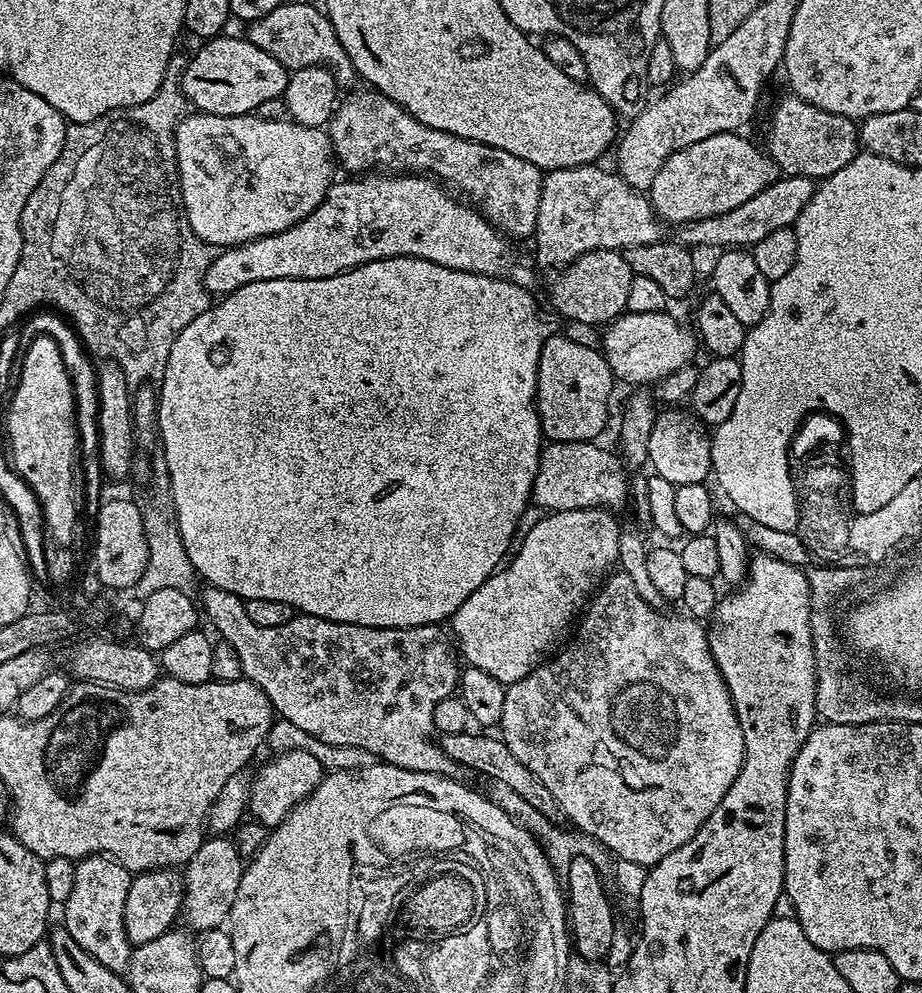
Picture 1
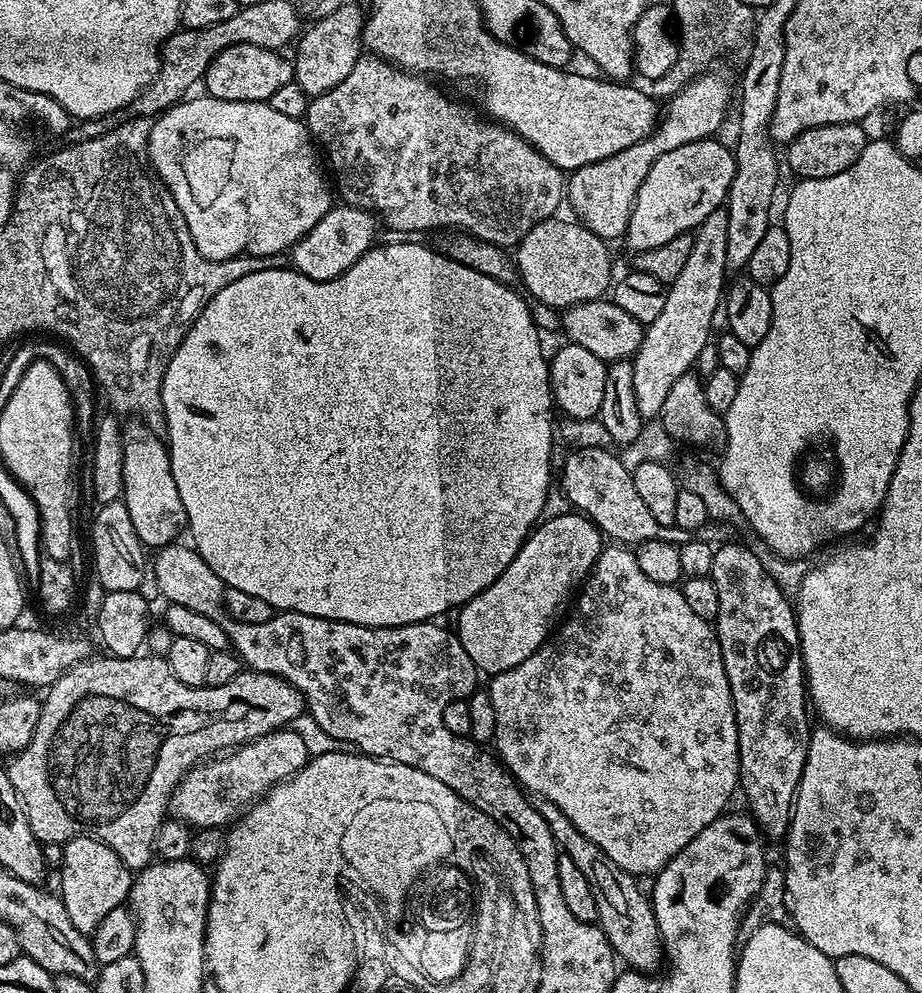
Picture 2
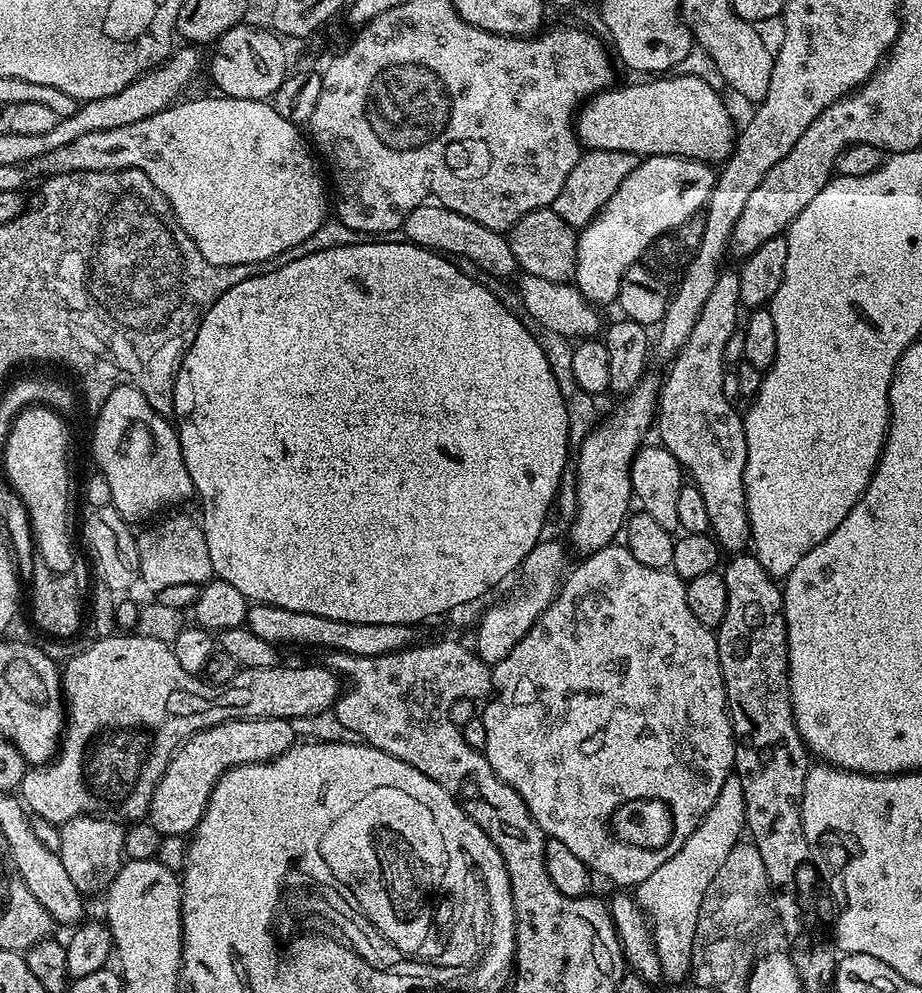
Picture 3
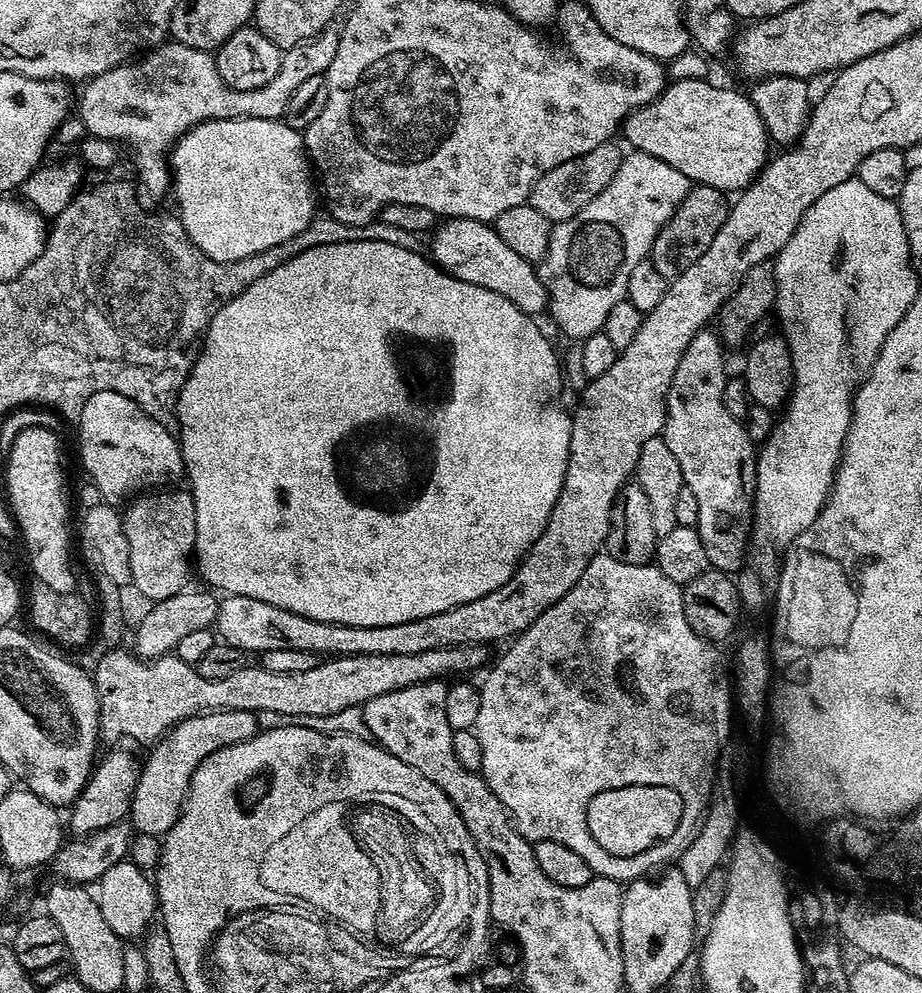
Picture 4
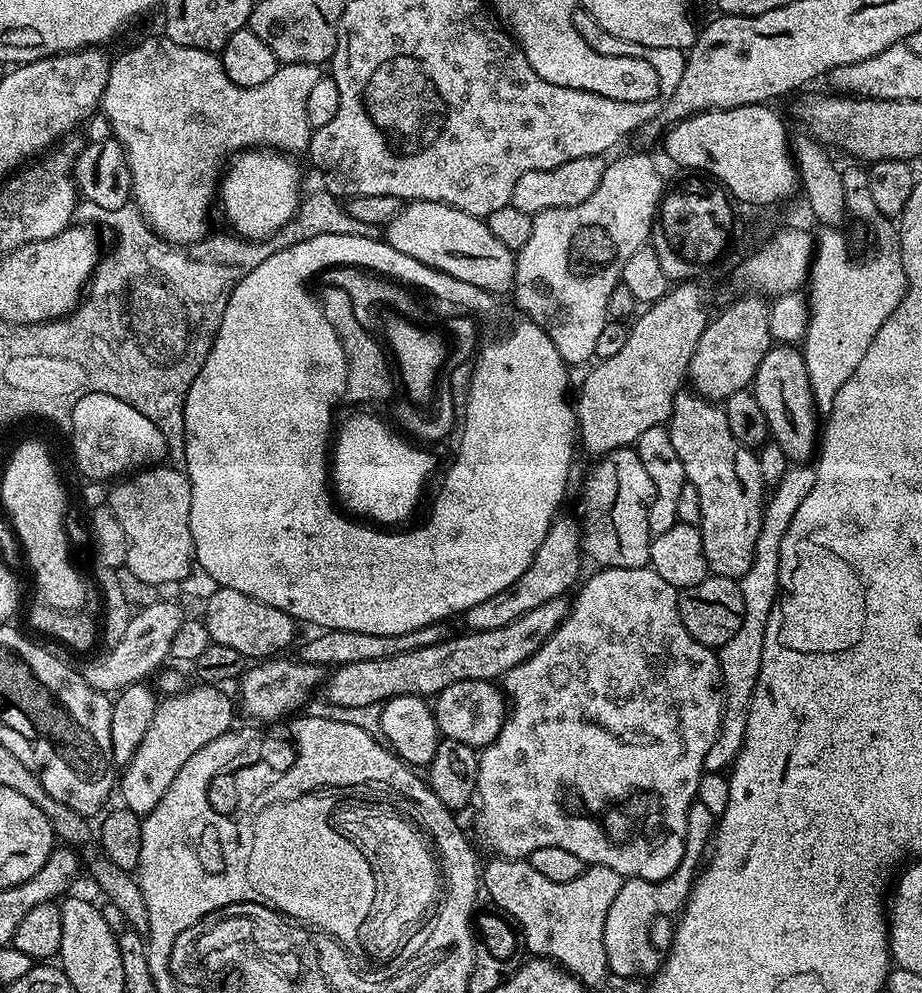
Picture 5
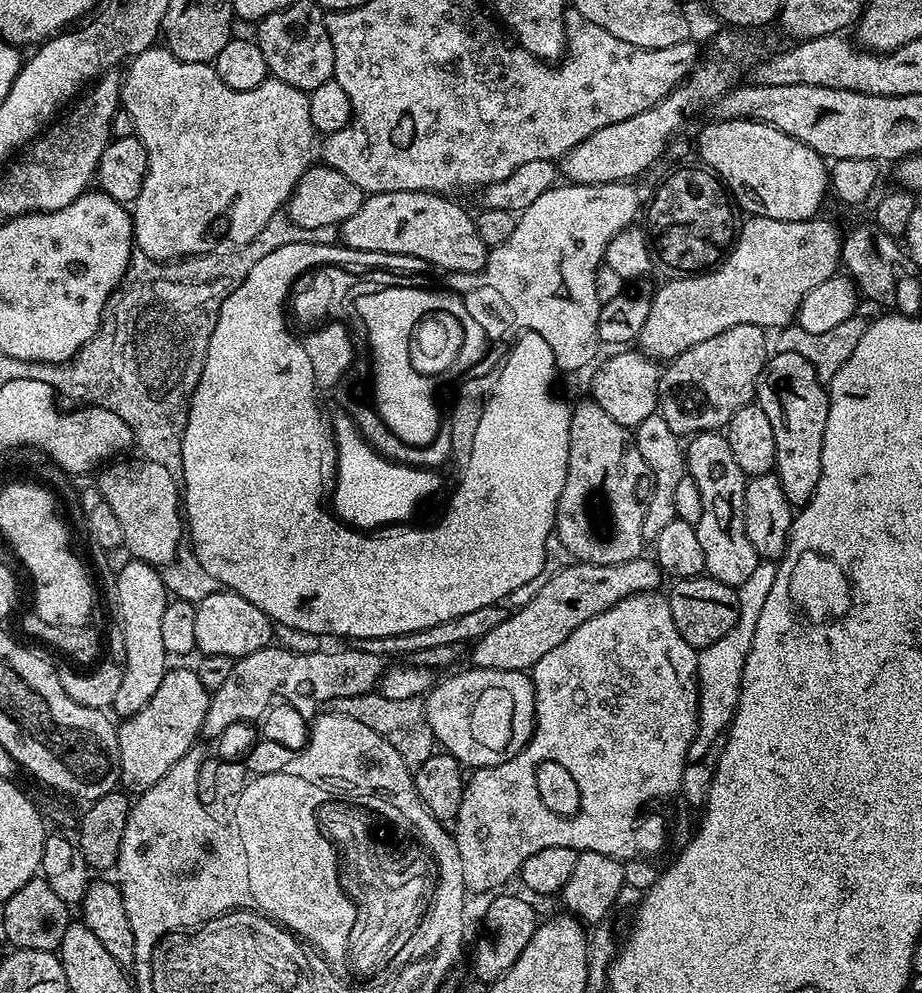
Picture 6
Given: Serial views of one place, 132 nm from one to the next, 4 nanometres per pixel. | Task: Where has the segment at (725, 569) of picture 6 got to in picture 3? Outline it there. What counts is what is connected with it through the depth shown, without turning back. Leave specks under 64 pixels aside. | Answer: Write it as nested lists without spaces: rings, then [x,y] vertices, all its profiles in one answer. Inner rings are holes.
[[[721,271],[714,282],[714,290],[702,305],[702,314],[698,314],[698,322],[694,322],[694,330],[690,330],[690,338],[686,338],[686,346],[671,361],[672,369],[668,377],[662,380],[658,388],[658,407],[654,421],[655,431],[660,431],[659,443],[664,445],[674,458],[678,458],[681,468],[691,478],[697,490],[706,501],[706,510],[710,514],[710,532],[721,549],[728,554],[740,554],[749,547],[752,527],[748,521],[748,503],[744,489],[744,471],[746,470],[746,430],[741,413],[736,413],[737,405],[726,398],[722,390],[722,382],[726,365],[723,360],[726,342],[736,332],[742,320],[740,302],[739,271]]]

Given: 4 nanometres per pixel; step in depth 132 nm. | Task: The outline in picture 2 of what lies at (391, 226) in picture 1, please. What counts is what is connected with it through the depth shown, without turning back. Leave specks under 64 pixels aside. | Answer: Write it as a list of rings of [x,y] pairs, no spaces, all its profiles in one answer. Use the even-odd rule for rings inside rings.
[[[333,206],[324,215],[322,222],[318,222],[318,226],[314,226],[314,230],[310,230],[298,243],[292,245],[290,249],[291,267],[297,272],[306,274],[306,278],[315,280],[332,280],[335,276],[341,276],[346,270],[350,270],[350,266],[354,266],[354,262],[358,262],[358,258],[362,258],[362,254],[366,254],[369,248],[377,243],[376,224],[378,228],[377,217],[366,210]]]

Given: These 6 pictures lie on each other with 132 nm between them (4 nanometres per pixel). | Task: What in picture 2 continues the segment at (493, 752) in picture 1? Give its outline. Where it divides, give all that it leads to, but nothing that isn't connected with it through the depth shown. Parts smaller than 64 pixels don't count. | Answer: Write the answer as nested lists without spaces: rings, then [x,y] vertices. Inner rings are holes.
[[[536,796],[534,803],[538,814],[542,814],[542,818],[546,818],[546,826],[550,826],[550,834],[555,847],[561,853],[574,858],[574,862],[578,866],[578,870],[582,870],[586,882],[590,882],[590,890],[594,890],[594,903],[598,906],[600,915],[598,923],[600,929],[606,934],[613,952],[623,963],[625,960],[628,963],[625,965],[633,972],[659,973],[666,960],[664,940],[660,937],[649,893],[645,889],[644,892],[640,889],[641,881],[632,873],[622,870],[622,866],[618,866],[618,862],[614,862],[614,858],[606,855],[606,850],[602,850],[602,846],[590,842],[590,838],[586,838],[586,834],[582,834],[582,830],[578,830],[578,826],[574,826],[566,818],[566,814],[562,814],[562,810],[558,810],[558,806],[554,806],[554,802]]]

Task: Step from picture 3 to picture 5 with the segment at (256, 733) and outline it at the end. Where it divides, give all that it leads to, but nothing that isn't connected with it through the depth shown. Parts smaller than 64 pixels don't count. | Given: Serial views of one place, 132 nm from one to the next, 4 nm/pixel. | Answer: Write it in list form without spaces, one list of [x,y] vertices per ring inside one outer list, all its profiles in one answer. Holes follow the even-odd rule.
[[[211,684],[195,687],[185,687],[183,692],[167,695],[157,703],[154,722],[150,722],[142,746],[138,746],[134,758],[119,773],[118,796],[120,792],[123,807],[141,818],[162,802],[166,790],[170,790],[170,782],[178,778],[178,770],[186,766],[193,754],[198,754],[206,742],[214,742],[214,738],[233,731],[232,704],[224,693],[227,691]]]

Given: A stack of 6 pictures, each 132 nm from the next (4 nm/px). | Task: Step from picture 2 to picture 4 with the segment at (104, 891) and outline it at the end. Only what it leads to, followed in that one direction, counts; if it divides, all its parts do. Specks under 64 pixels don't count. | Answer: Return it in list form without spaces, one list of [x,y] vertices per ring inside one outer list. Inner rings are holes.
[[[113,747],[106,756],[101,755],[98,765],[93,767],[88,785],[80,792],[80,797],[70,805],[66,824],[73,828],[76,836],[88,836],[94,830],[102,830],[111,824],[119,824],[132,811],[132,799],[136,783],[140,777],[141,761],[132,752],[123,752],[123,747]]]

